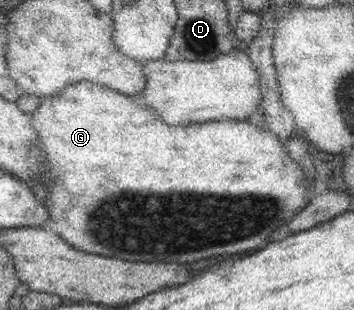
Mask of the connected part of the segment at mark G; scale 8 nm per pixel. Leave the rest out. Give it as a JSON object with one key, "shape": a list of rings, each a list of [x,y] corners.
{"shape":[[[81,81],[77,85],[65,87],[53,97],[41,99],[39,109],[30,117],[49,162],[49,178],[52,183],[44,197],[49,219],[54,223],[57,235],[67,245],[81,253],[103,258],[118,258],[128,262],[157,263],[163,259],[163,263],[169,263],[173,261],[173,255],[177,257],[177,229],[179,229],[179,263],[195,263],[201,259],[243,253],[243,251],[252,253],[255,249],[262,248],[265,245],[263,241],[267,241],[272,233],[275,233],[279,227],[287,225],[288,221],[309,205],[310,200],[307,199],[307,195],[313,191],[314,181],[309,180],[309,176],[305,174],[305,168],[299,166],[290,157],[285,143],[282,143],[277,135],[267,128],[251,125],[247,121],[222,120],[188,127],[179,127],[179,125],[175,127],[167,124],[155,110],[144,107],[136,98],[127,97],[109,87],[89,81]]]}

